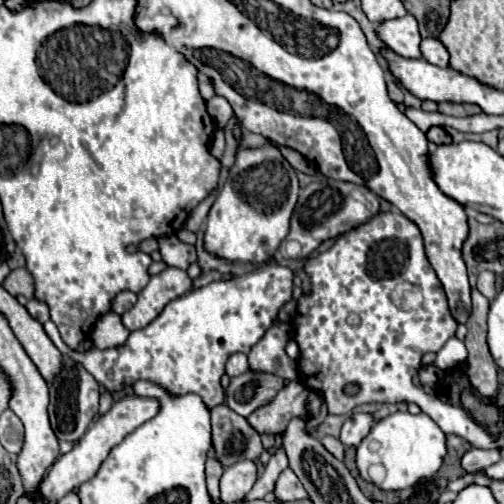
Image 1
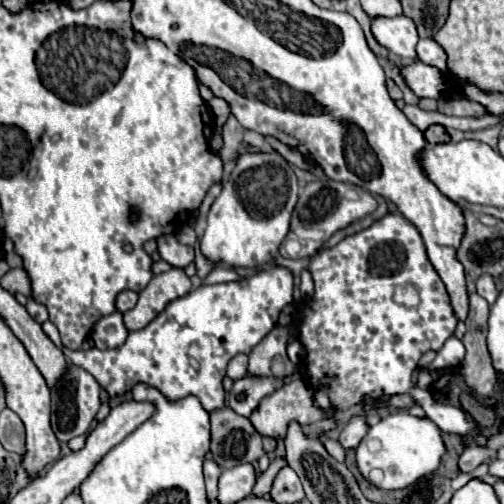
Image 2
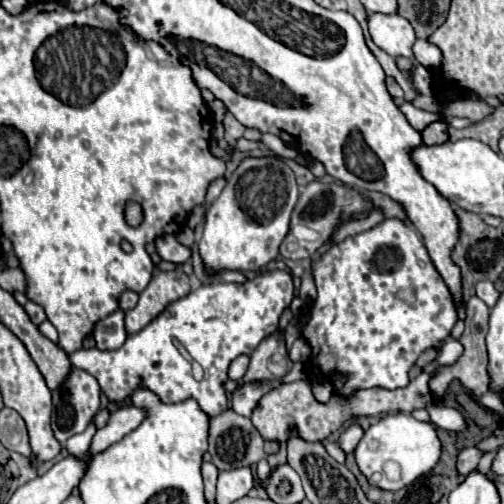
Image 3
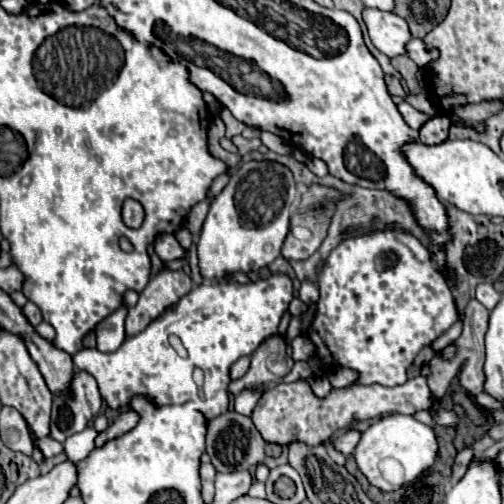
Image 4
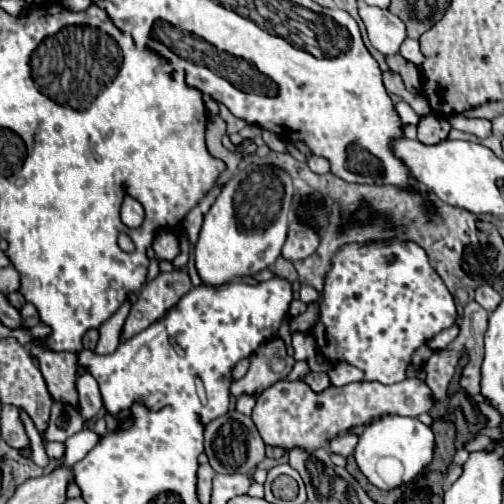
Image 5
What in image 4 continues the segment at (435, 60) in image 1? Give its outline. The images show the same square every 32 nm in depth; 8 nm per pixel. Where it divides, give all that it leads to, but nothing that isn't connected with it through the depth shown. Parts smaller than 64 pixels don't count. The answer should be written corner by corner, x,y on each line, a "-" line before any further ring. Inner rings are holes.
410,40
408,42
408,52
404,52
412,62
418,64
418,68
424,68
428,62
438,58
436,50
426,50
422,40

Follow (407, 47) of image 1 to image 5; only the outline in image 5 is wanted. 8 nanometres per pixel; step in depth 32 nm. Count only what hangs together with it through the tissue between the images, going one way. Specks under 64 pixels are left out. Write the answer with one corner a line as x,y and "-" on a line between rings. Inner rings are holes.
360,4
358,14
366,26
370,44
382,54
396,54
400,44
406,40
404,22
384,8
368,4

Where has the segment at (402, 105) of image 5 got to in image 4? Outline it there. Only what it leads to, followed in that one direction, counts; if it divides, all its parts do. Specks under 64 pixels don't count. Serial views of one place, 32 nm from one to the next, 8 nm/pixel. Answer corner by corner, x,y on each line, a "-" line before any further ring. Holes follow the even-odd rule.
402,100
396,108
398,108
398,112
402,114
404,122
406,122
410,128
414,128
414,130
420,130
420,126
422,126
426,120
430,120
430,116
414,110
414,108
412,108
408,102
404,102
404,100

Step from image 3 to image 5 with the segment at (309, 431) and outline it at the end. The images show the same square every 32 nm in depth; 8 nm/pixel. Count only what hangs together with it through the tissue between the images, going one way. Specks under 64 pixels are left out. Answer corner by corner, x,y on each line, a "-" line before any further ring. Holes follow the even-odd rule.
410,378
410,380
402,380
400,384
380,384
380,382
350,382
346,386
328,386
322,392
314,392
306,382
302,380
280,380
276,384
272,384
272,388
266,388
258,398
256,398
256,406
252,412
252,420
264,440
264,444
270,446
280,446
284,450
292,450
292,448
304,448
306,452
314,452
316,448
324,448
332,438
336,438
340,432
352,430
354,426
362,426
368,424
370,420
376,420
380,416
410,416
416,418
422,412
428,412
432,408
434,400
432,400
432,392
426,386
426,382
418,380
418,378

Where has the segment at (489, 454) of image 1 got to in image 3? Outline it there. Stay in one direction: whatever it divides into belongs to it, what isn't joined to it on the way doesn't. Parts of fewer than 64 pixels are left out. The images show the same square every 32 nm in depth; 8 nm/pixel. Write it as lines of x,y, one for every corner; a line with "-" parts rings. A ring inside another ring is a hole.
464,448
460,450
458,454
458,460
456,460
456,474
460,476
466,476
468,472
472,472
476,466
478,466
478,460
480,460
482,452
478,448

